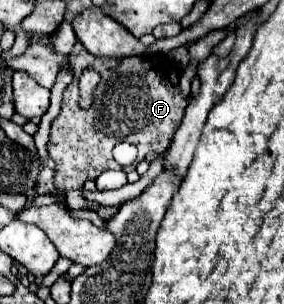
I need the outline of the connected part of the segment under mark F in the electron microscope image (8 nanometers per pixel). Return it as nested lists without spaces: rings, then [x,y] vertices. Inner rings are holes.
[[[75,42],[71,54],[69,54],[69,68],[73,70],[73,80],[63,92],[63,104],[59,116],[51,122],[51,134],[47,142],[49,158],[57,164],[57,174],[55,174],[55,186],[57,190],[73,190],[73,188],[83,188],[85,180],[95,180],[101,172],[105,170],[123,170],[131,172],[135,166],[145,158],[149,152],[165,152],[173,132],[179,128],[183,112],[191,100],[191,96],[183,96],[179,90],[179,76],[181,70],[171,58],[157,58],[157,56],[135,56],[135,58],[123,58],[123,60],[107,60],[107,58],[95,58],[85,50],[81,42]],[[91,66],[101,74],[101,82],[105,82],[97,94],[95,94],[95,104],[91,110],[81,110],[79,108],[79,76],[81,72]],[[117,142],[131,142],[139,148],[139,154],[131,166],[121,166],[113,160],[111,150]]]

